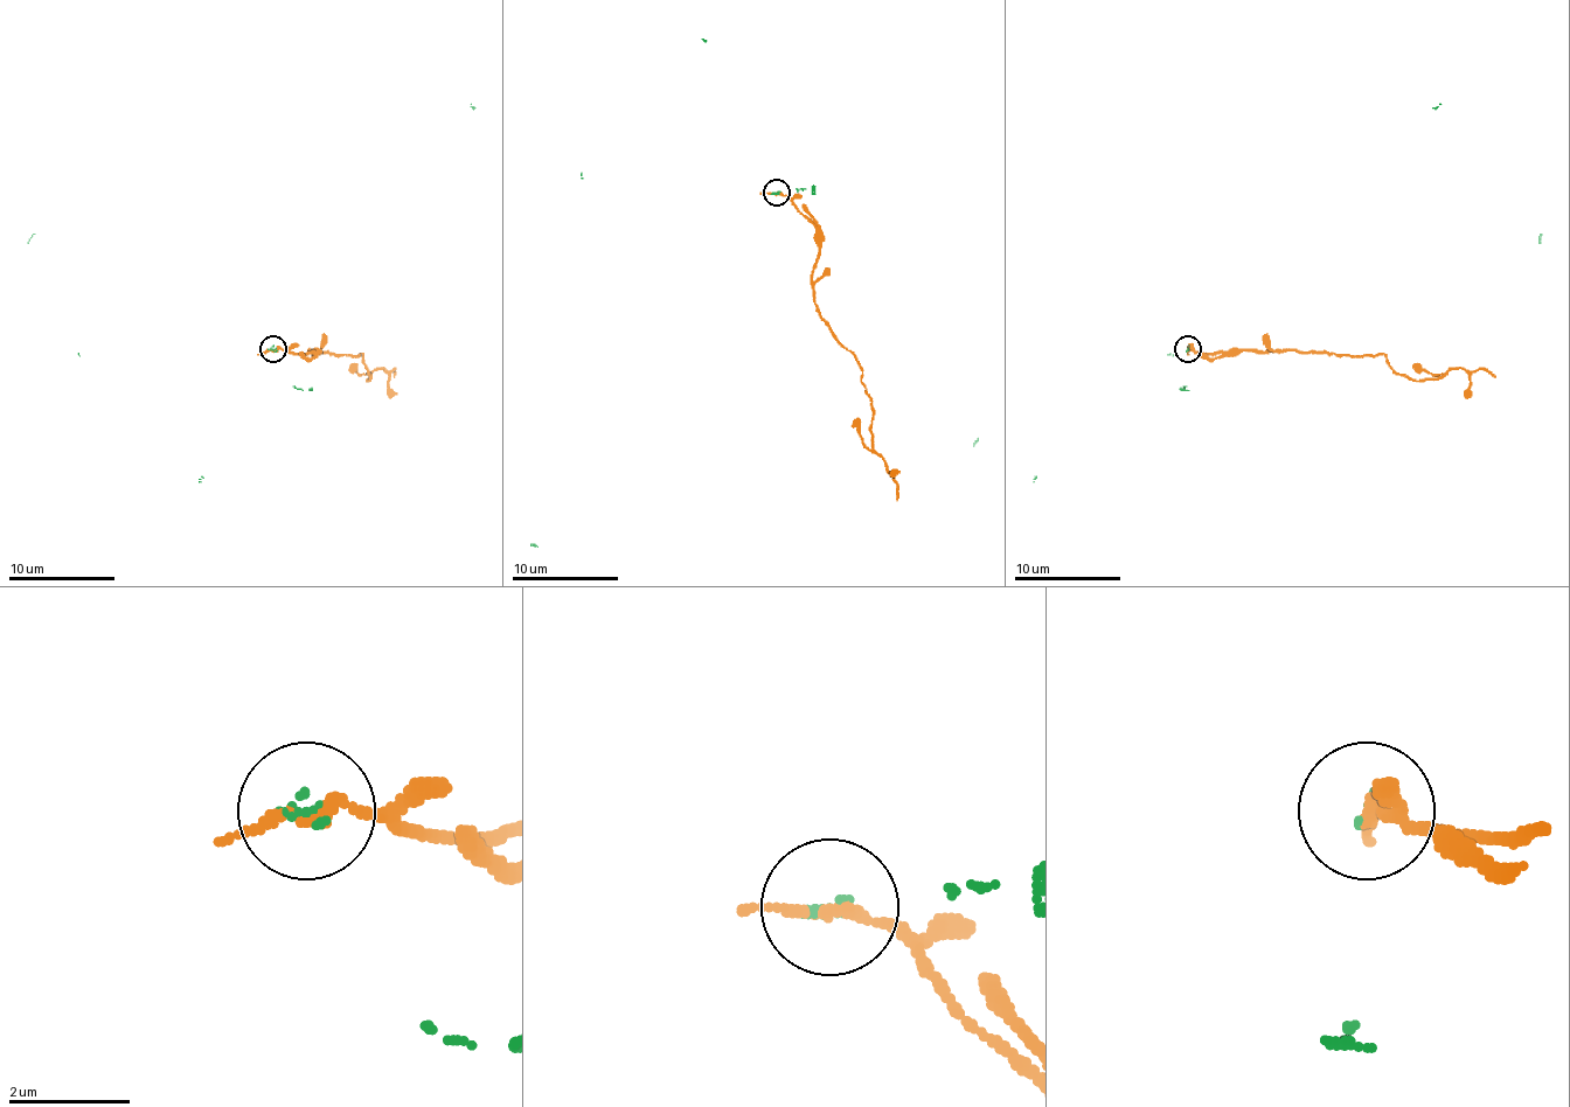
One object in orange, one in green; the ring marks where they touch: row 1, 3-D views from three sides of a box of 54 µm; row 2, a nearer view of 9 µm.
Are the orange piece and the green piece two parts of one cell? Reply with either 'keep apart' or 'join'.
keep apart

